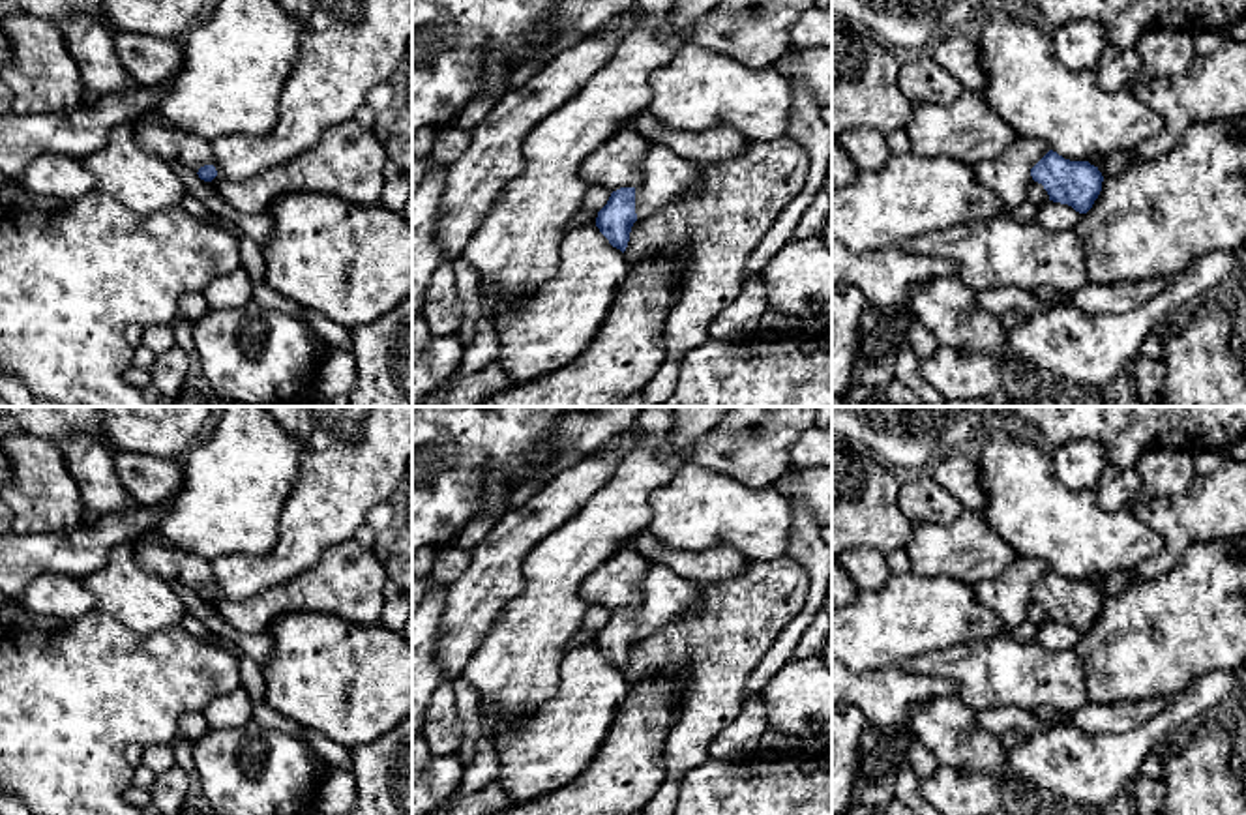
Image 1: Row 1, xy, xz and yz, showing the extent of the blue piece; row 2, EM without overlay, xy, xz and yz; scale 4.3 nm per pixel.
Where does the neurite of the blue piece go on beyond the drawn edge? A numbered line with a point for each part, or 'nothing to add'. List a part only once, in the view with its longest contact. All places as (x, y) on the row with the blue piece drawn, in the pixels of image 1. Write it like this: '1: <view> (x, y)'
1: xz (666, 175)

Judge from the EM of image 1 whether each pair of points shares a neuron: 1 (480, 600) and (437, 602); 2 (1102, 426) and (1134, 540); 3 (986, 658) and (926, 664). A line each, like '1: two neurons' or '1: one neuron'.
1: two neurons
2: two neurons
3: one neuron

